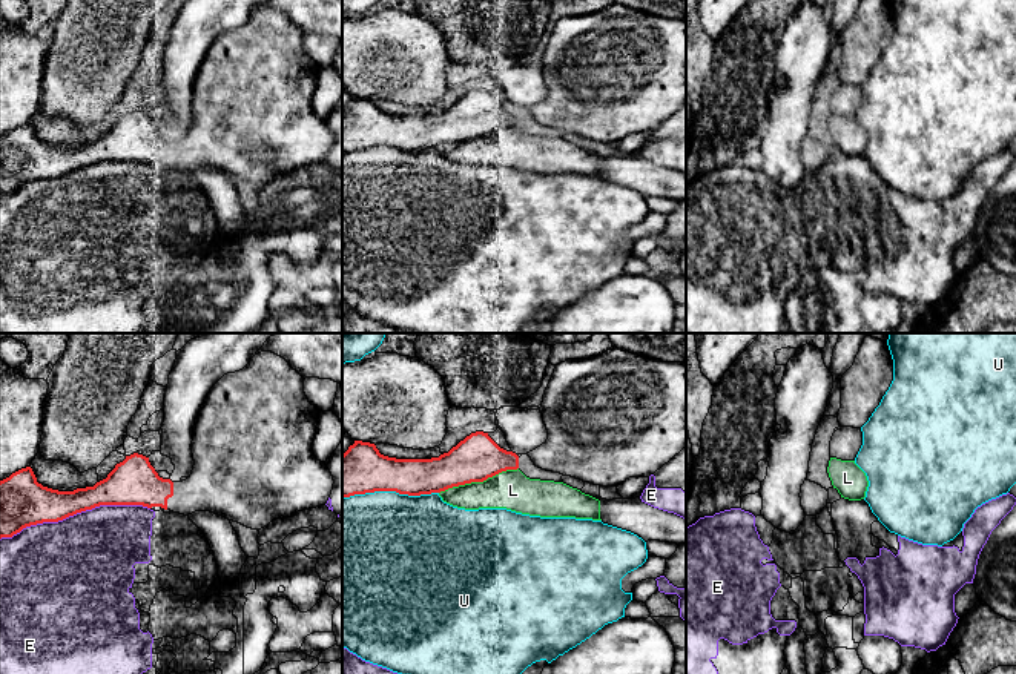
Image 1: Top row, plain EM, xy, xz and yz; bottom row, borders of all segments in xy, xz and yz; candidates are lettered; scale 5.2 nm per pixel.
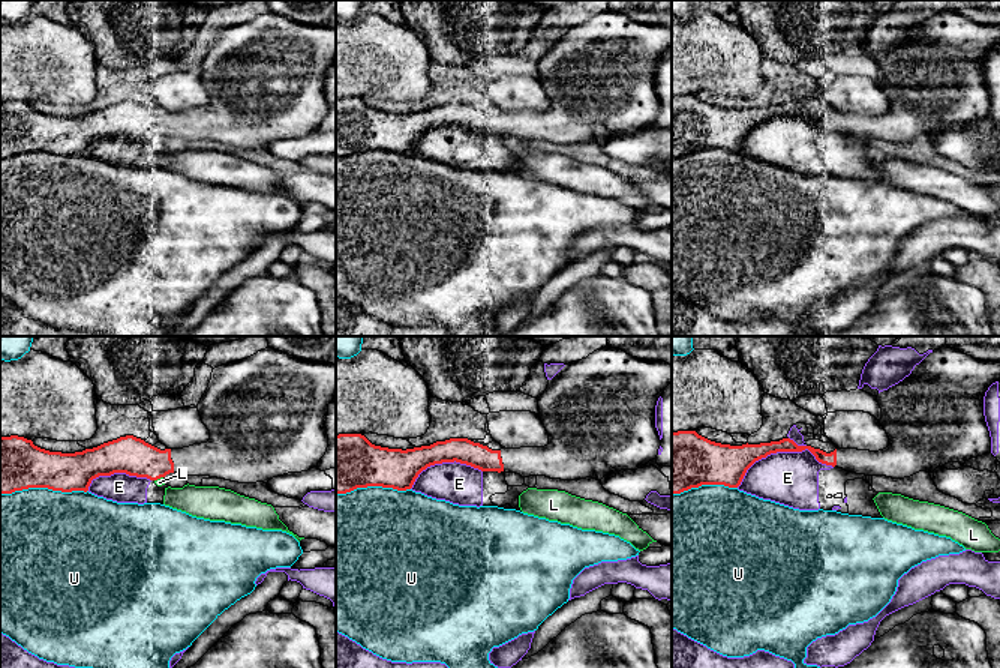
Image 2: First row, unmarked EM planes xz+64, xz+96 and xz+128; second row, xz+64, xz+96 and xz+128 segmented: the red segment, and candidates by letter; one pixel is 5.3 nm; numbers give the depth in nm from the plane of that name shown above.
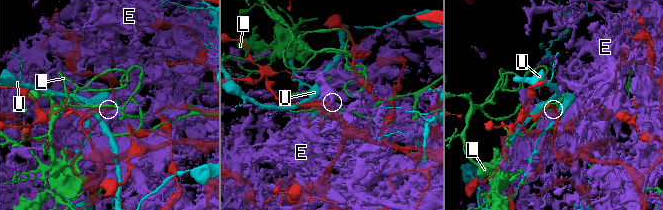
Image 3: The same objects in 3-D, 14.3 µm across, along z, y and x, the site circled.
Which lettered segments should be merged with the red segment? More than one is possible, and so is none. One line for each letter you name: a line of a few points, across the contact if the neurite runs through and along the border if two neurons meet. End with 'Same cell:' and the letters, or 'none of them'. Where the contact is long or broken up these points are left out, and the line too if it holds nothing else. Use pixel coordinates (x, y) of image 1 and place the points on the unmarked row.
Same cell: none of them

